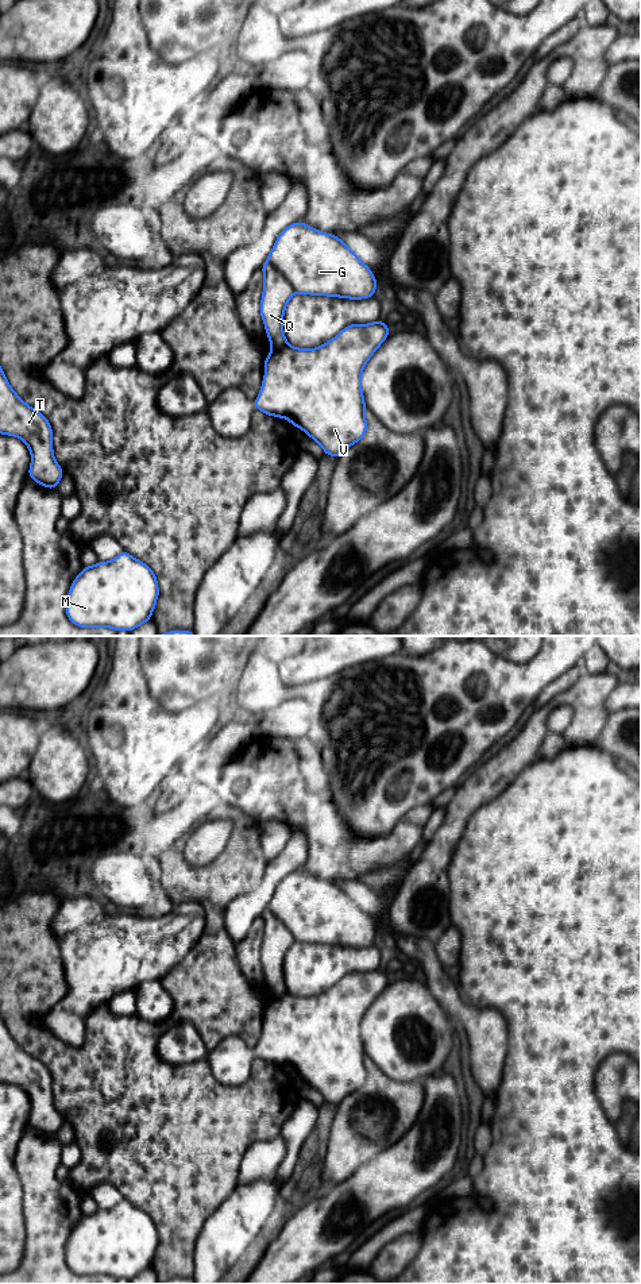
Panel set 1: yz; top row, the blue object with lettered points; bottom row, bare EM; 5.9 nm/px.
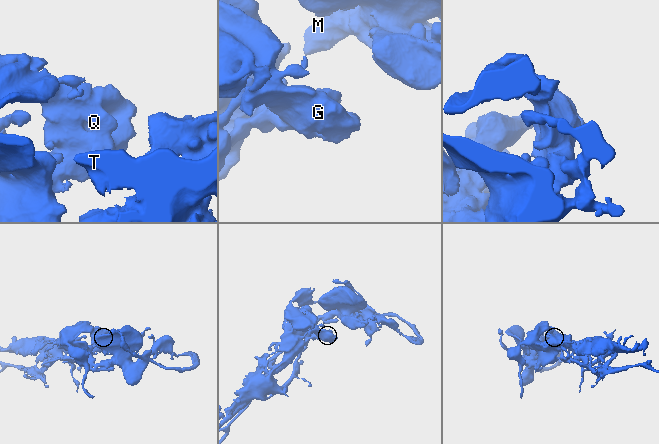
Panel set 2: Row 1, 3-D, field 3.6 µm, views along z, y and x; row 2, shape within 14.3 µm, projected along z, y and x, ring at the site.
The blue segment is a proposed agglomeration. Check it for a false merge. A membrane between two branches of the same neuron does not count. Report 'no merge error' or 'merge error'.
no merge error

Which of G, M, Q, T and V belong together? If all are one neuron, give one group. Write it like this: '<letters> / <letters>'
G M Q T V

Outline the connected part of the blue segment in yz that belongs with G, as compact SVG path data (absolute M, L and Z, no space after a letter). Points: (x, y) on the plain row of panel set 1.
M297 870L277 886L269 907L263 910L263 942L260 964L271 1000L264 1007L264 1026L255 1057L282 1065L316 1088L324 1102L339 1106L367 1080L362 1019L371 1003L390 983L387 971L350 972L328 991L310 998L291 995L283 982L283 961L293 942L340 946L371 946L378 930L374 921L333 882L325 882Z

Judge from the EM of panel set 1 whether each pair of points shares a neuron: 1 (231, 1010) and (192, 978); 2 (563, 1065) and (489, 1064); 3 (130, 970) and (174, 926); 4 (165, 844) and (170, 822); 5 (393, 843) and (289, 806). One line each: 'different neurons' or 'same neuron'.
1: same neuron
2: different neurons
3: same neuron
4: same neuron
5: same neuron

